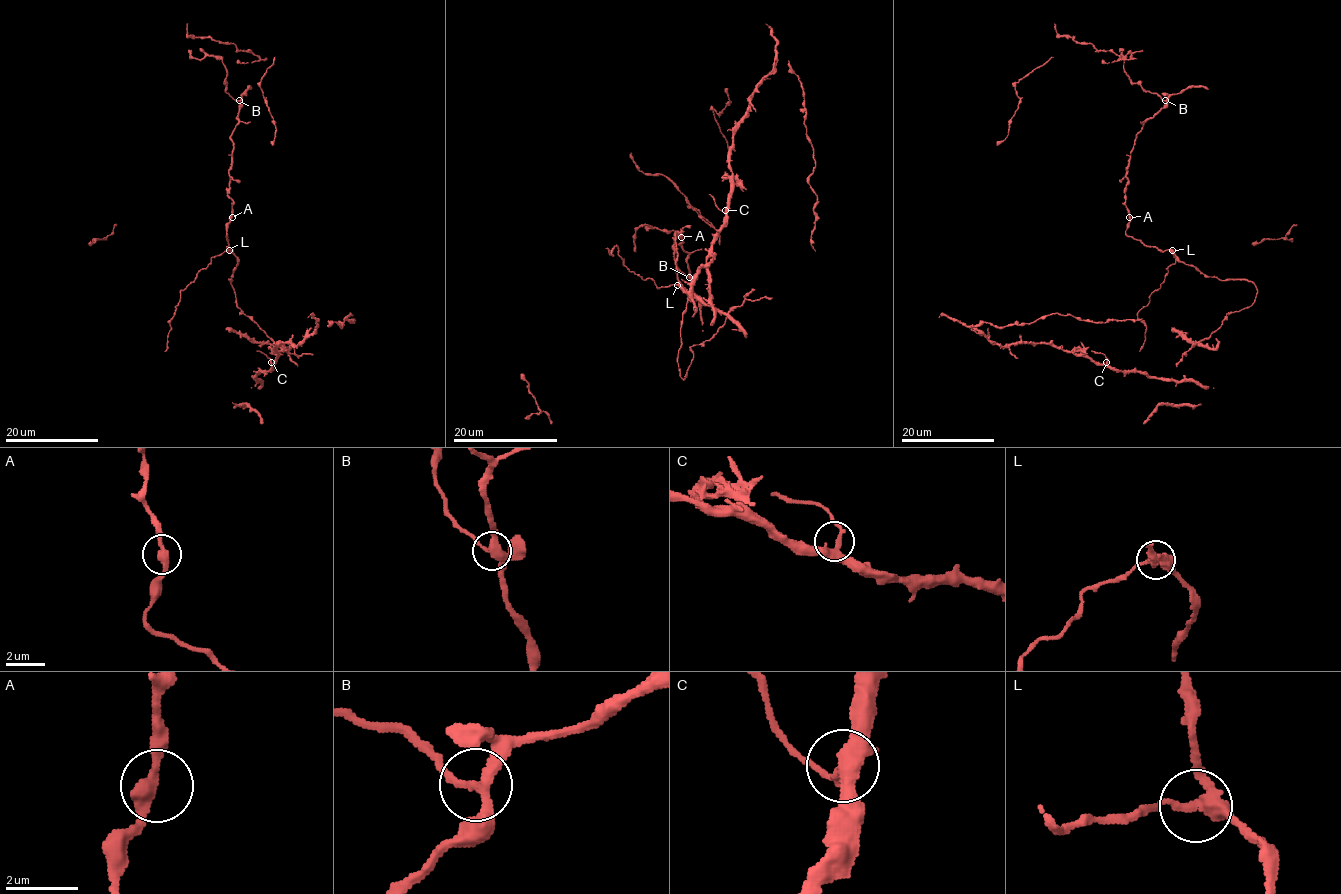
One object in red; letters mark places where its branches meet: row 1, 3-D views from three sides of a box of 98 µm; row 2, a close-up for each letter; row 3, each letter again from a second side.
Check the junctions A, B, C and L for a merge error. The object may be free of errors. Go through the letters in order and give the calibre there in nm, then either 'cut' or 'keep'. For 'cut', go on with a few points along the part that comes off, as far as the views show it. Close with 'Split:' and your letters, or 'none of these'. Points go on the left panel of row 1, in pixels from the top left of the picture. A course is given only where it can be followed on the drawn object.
A: calibre 360 nm; keep
B: calibre 240 nm; keep
C: calibre 260 nm; keep
L: calibre 340 nm; cut; course (228, 250), (211, 259), (180, 292), (180, 301), (170, 322), (165, 351)
Split: L

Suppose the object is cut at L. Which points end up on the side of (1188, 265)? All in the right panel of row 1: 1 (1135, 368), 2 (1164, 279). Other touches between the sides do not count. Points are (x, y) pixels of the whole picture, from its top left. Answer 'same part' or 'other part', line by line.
1: same part
2: other part

